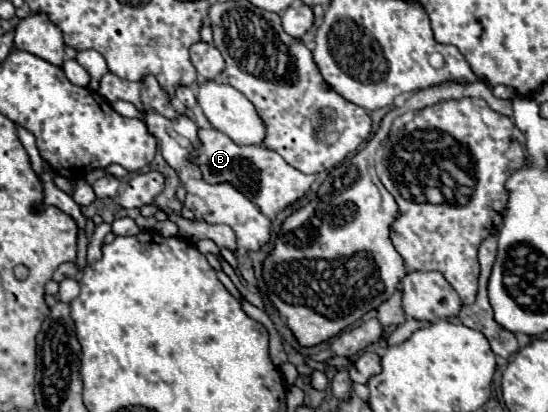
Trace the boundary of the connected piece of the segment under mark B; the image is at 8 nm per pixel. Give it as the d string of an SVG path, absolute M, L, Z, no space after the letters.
M199 128L197 138L199 146L193 150L189 160L199 166L203 180L207 184L227 182L235 186L269 218L273 218L277 212L305 196L315 180L315 176L303 174L297 168L289 166L277 152L267 150L263 146L241 146L215 128Z

